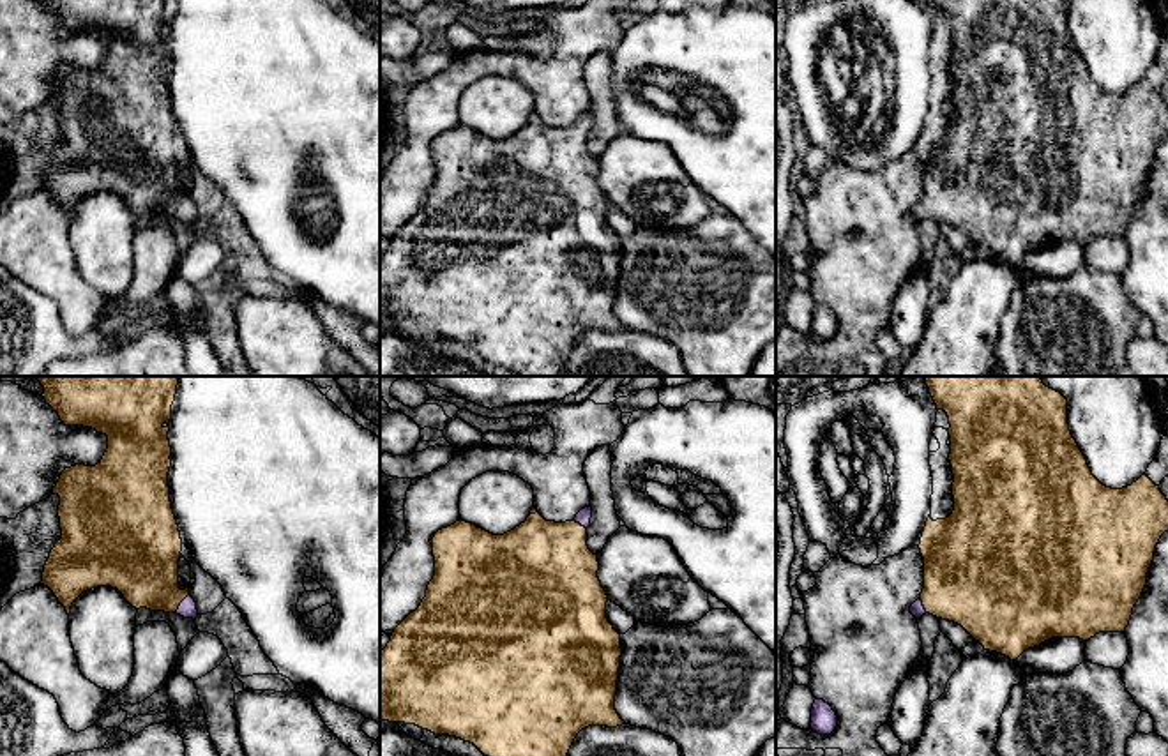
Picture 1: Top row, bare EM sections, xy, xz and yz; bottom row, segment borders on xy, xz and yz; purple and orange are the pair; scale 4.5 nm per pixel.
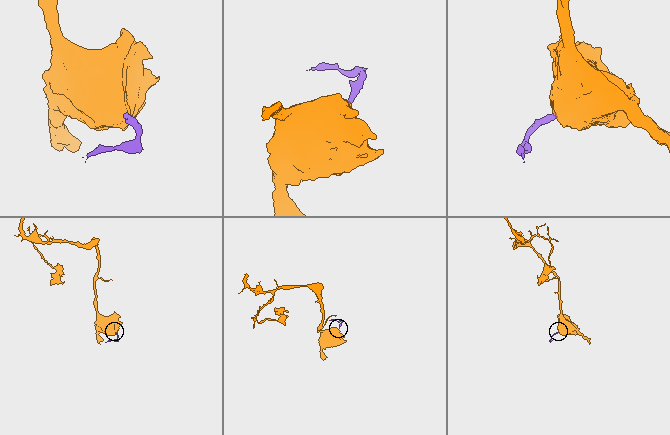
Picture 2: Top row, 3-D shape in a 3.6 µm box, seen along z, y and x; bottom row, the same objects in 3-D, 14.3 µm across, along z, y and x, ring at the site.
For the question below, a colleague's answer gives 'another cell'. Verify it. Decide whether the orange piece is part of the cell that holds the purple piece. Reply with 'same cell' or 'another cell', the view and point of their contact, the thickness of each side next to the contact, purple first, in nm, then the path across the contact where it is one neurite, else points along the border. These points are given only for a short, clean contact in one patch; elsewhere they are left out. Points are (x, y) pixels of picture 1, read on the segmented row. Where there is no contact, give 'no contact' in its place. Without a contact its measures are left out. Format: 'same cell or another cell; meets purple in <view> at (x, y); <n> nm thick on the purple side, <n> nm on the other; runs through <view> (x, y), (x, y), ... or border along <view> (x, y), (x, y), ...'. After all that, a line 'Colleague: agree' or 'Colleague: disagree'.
same cell; meets purple in xy at (181, 603); 80 nm thick on the purple side, 320 nm on the other; runs through xy (188, 606), (181, 603), (142, 564)
Colleague: disagree

